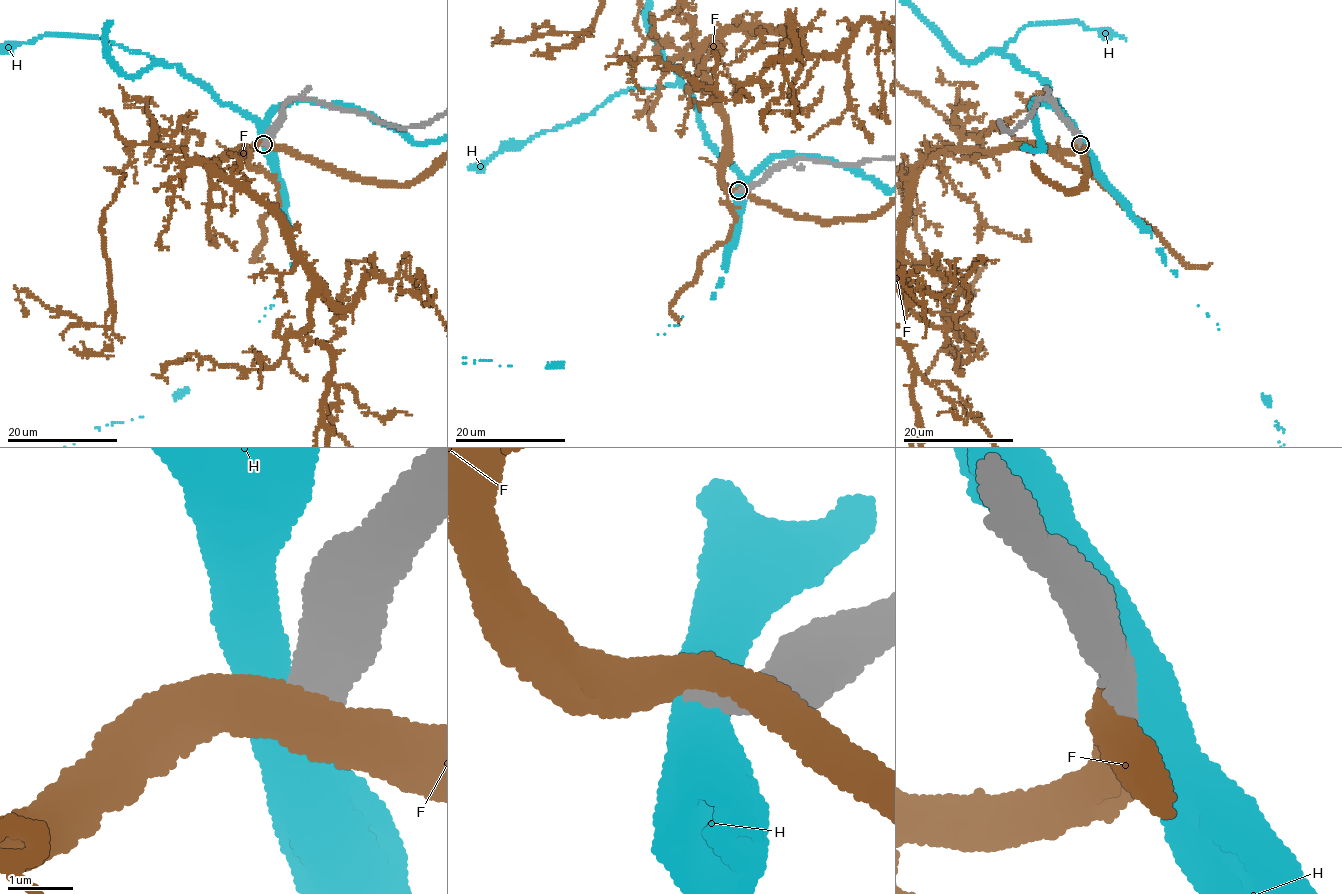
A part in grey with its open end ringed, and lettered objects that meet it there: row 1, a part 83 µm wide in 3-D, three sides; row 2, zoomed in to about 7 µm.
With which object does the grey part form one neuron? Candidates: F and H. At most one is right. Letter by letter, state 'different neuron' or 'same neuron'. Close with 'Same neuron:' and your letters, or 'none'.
F: different neuron
H: different neuron
Same neuron: none

